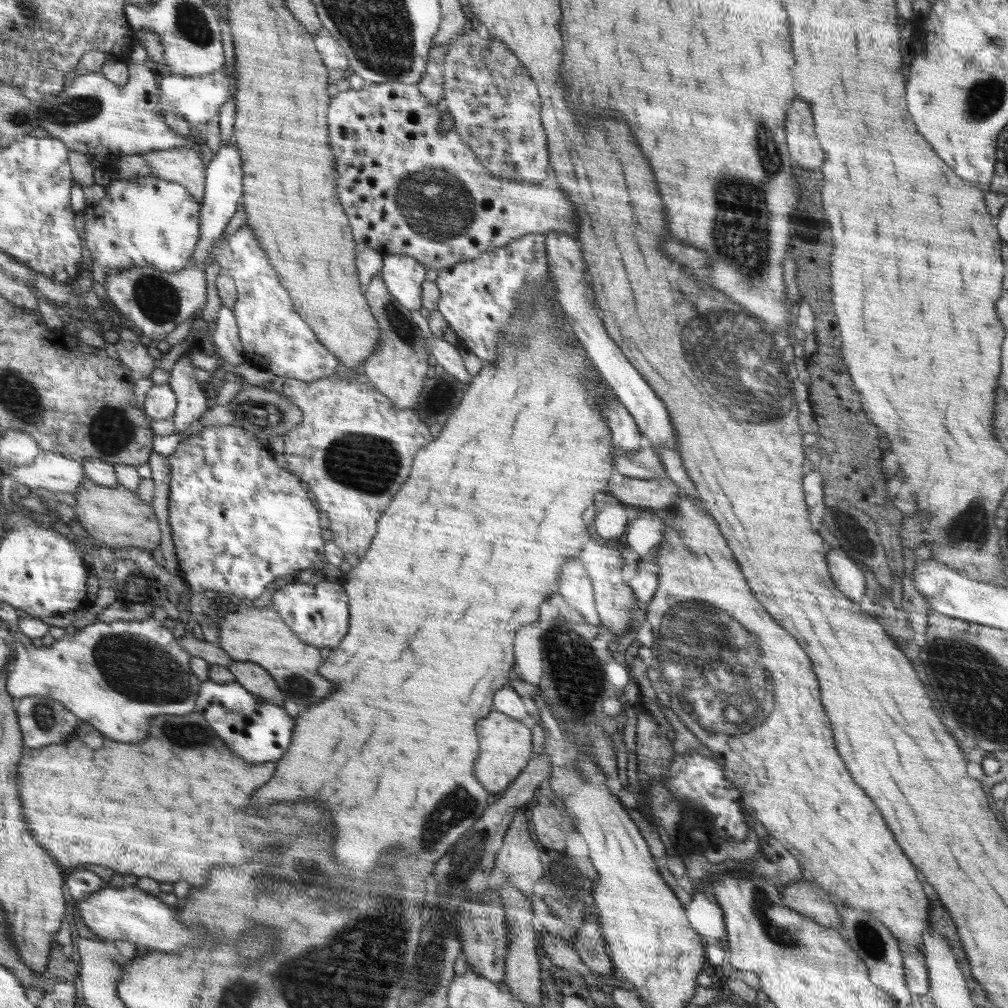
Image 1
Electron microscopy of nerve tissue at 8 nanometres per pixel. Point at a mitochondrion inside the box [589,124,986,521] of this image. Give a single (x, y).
(737, 362)

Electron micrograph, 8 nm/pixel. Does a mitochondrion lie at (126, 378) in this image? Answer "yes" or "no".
no

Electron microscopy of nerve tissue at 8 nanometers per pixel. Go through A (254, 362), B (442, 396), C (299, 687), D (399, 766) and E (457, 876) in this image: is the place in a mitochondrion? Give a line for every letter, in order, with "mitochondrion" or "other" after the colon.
A: other
B: mitochondrion
C: mitochondrion
D: other
E: mitochondrion

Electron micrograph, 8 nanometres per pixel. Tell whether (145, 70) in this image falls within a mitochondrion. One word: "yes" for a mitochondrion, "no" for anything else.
no

